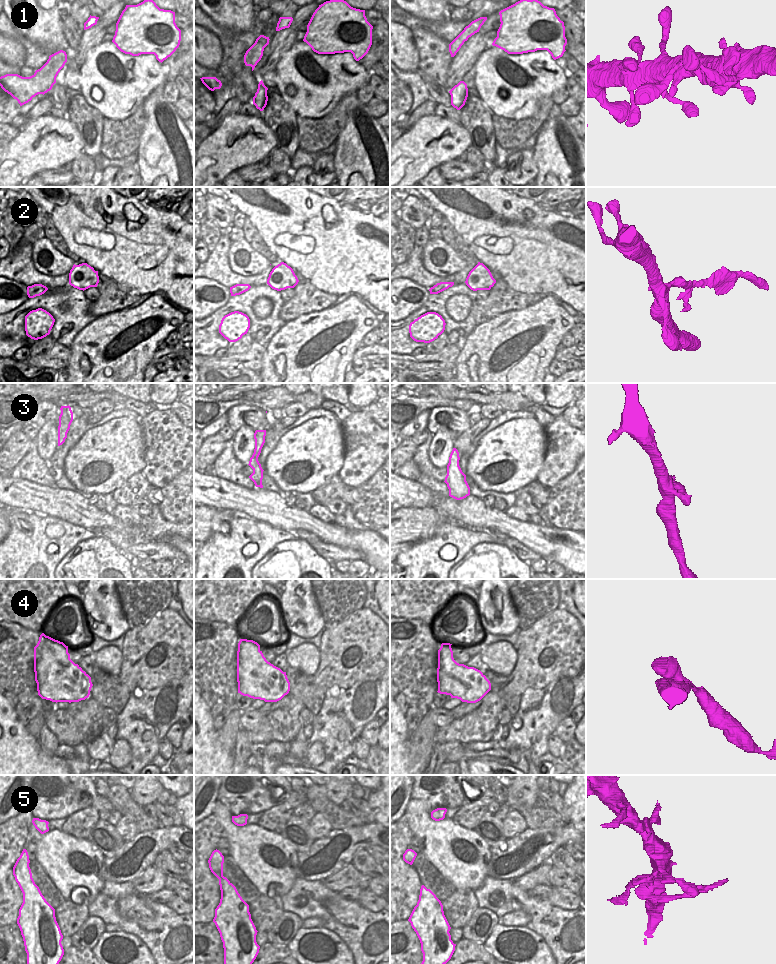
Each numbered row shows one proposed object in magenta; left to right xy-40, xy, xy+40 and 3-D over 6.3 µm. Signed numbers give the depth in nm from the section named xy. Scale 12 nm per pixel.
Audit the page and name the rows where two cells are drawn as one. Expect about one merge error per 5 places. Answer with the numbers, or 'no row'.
2.

